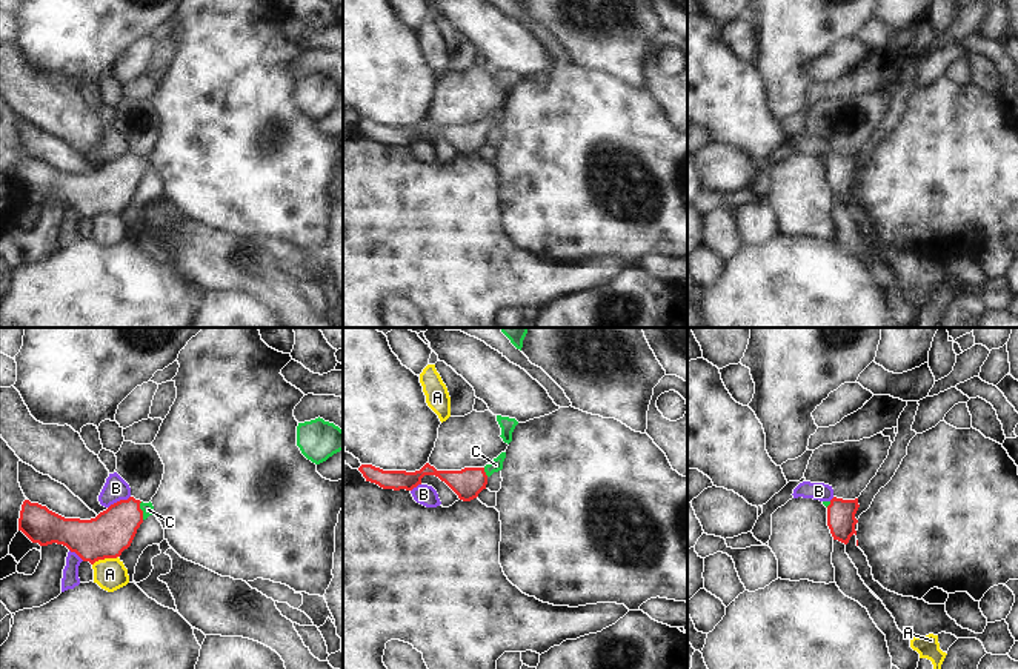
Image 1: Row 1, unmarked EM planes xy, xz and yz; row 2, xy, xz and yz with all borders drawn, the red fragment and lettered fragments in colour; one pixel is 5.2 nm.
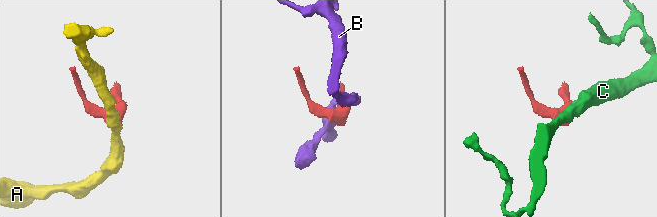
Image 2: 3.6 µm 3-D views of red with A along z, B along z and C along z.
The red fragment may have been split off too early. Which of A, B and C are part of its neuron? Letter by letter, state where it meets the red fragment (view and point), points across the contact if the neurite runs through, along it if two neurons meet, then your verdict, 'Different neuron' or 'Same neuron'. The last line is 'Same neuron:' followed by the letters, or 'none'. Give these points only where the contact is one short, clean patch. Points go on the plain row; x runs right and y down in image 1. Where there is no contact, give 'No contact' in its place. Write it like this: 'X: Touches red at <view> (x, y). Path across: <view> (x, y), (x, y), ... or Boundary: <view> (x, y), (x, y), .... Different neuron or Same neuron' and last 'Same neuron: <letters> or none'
A: Touches red at xy (105, 213). Boundary: xy (117, 211), (99, 214), (93, 220). Different neuron
B: Touches red at xy (120, 156). Different neuron
C: Touches red at xy (142, 166). Path across: xy (106, 191), (128, 169), (142, 166), (148, 165). Same neuron
Same neuron: C.

